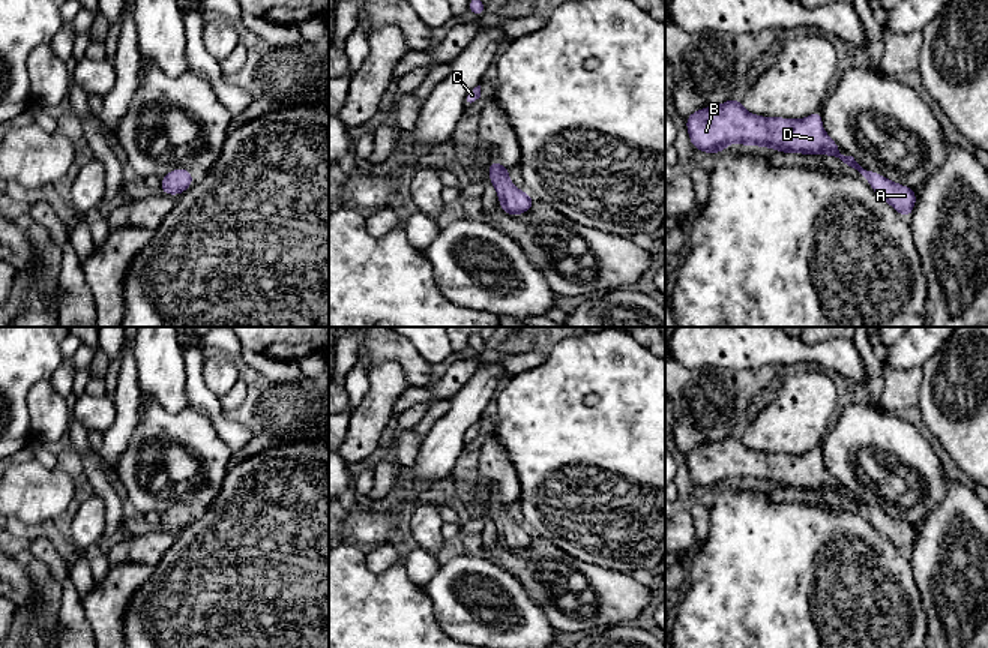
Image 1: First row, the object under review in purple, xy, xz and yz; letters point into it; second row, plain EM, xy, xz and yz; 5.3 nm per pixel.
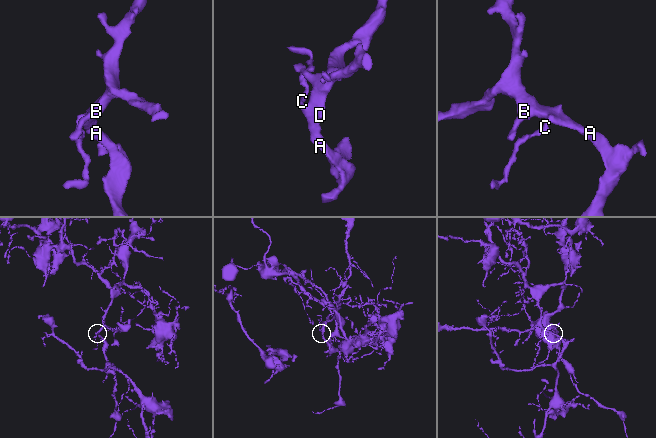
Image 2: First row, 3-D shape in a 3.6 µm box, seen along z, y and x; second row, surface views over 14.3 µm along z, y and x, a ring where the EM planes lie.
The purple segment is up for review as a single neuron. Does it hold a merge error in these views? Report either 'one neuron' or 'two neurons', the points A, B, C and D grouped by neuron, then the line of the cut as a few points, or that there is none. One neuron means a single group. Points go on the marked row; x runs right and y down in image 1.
one neuron; A B C D; no cut

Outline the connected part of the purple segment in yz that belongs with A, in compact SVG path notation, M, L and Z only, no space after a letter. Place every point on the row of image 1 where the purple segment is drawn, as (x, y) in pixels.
M740 99L698 110L686 117L689 141L701 152L719 153L731 142L770 147L782 153L803 153L839 158L848 168L865 177L872 190L898 214L907 218L916 204L916 190L893 183L875 171L866 171L853 156L844 156L838 144L824 132L821 112L806 118L760 117L748 112Z

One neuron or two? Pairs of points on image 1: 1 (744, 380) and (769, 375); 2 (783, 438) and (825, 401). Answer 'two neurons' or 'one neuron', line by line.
1: one neuron
2: one neuron

